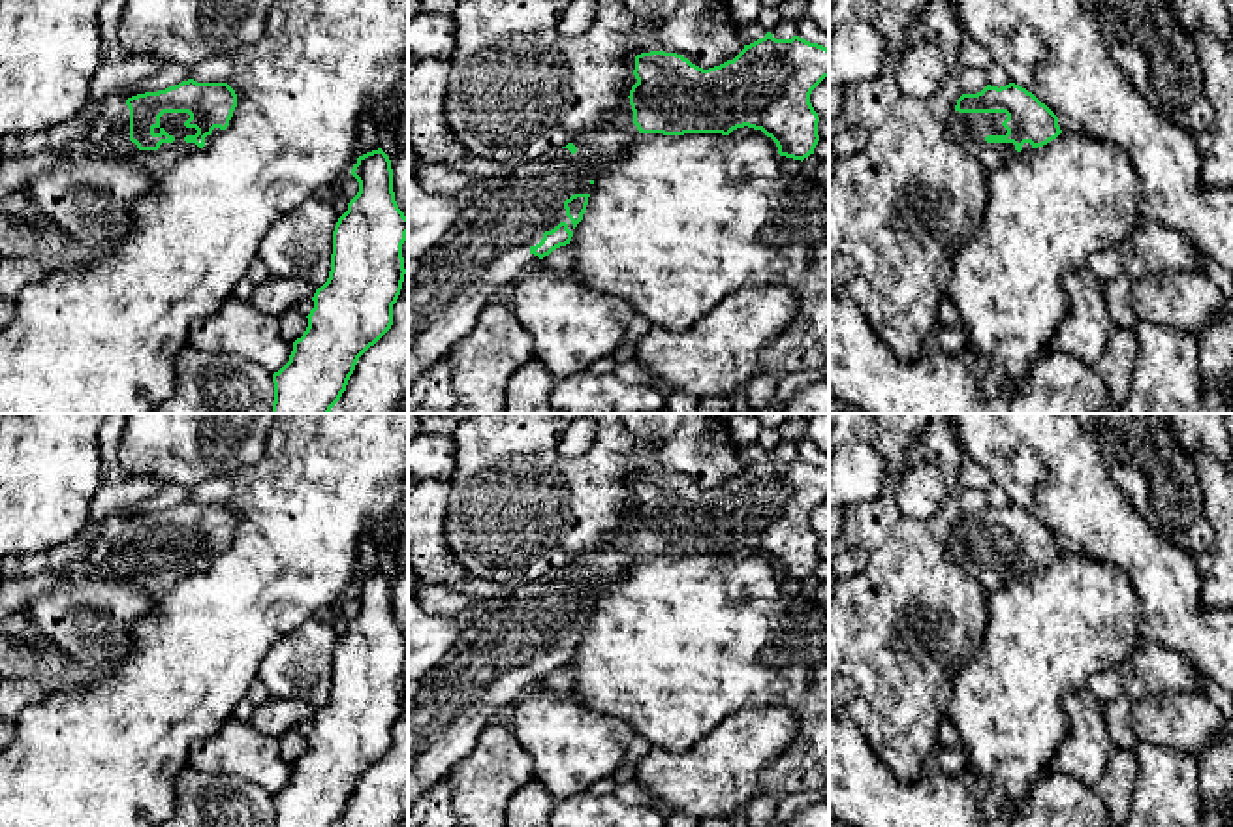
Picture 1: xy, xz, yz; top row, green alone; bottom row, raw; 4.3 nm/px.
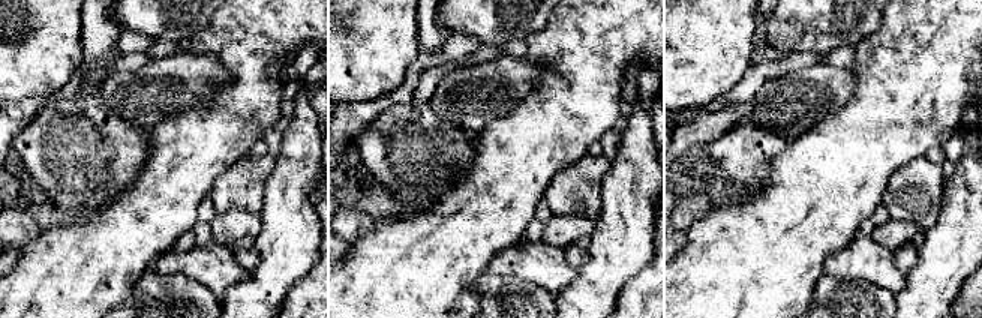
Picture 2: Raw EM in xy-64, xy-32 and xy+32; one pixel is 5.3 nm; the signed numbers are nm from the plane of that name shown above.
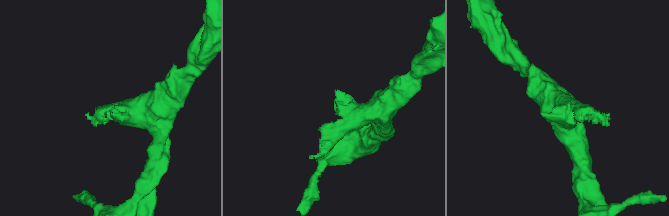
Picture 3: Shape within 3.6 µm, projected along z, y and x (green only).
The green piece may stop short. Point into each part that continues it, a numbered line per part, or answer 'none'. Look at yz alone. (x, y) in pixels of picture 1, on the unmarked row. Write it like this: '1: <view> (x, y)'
1: yz (968, 551)

